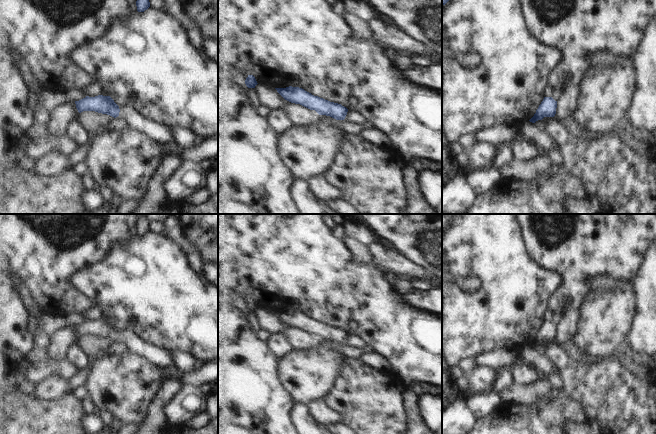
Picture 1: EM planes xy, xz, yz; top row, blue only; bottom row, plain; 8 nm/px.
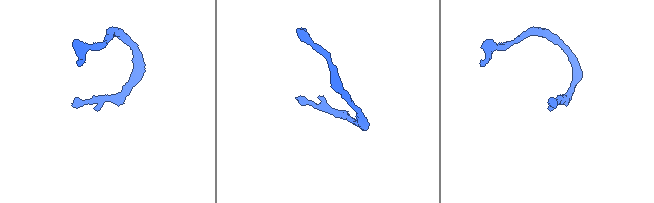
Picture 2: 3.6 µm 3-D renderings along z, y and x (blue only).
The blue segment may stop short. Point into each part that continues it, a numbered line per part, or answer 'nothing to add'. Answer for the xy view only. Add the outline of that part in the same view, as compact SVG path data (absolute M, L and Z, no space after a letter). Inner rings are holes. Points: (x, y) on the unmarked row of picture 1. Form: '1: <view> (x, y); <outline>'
1: xy (161, 357); M127 327L122 331L119 331L119 333L120 336L117 342L124 344L127 351L144 357L160 368L174 365L169 350L158 347L139 338L132 327Z

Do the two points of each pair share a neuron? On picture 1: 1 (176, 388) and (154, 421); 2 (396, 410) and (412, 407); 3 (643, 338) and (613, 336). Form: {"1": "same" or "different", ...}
{"1": "same", "2": "different", "3": "different"}

